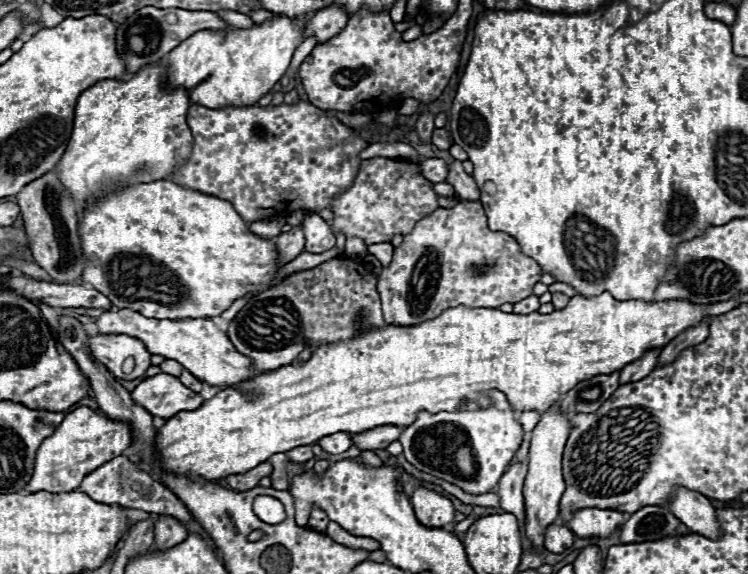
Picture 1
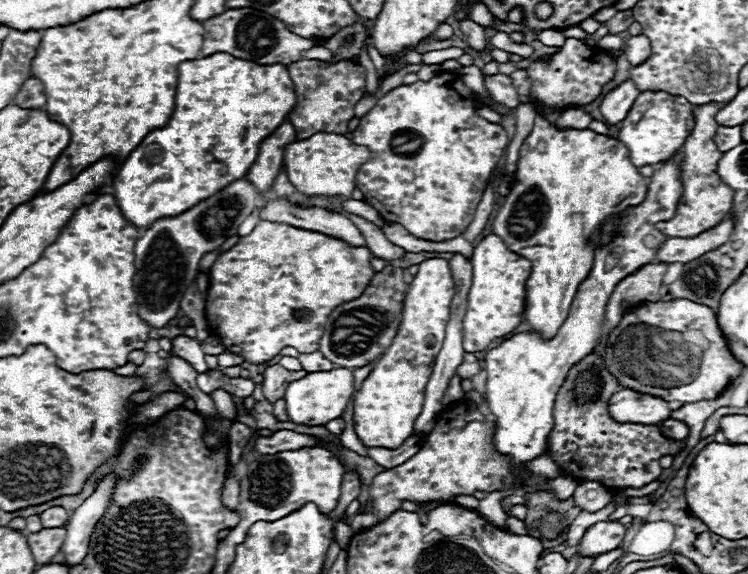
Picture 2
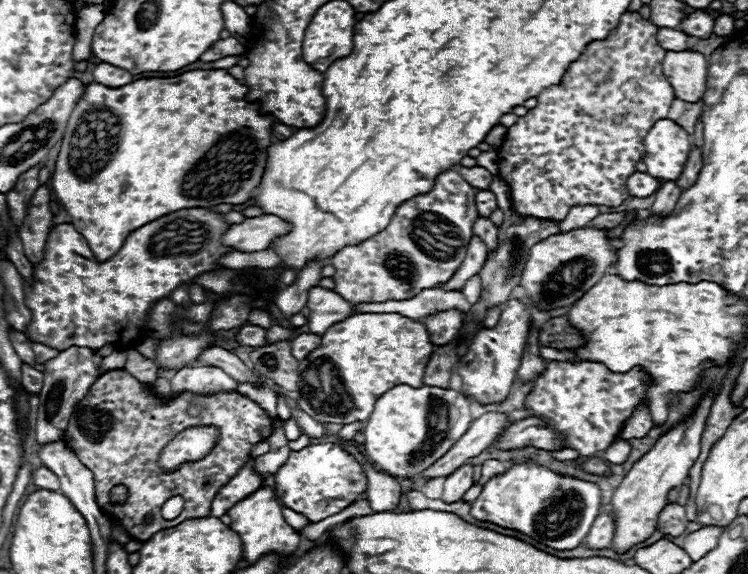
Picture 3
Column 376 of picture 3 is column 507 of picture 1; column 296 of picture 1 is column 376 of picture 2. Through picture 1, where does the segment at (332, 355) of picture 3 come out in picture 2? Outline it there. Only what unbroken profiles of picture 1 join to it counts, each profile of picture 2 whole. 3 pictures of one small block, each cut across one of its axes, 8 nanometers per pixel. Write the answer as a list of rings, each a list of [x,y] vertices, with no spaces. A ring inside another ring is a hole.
[[[440,258],[426,260],[408,284],[402,306],[402,322],[390,348],[376,360],[372,372],[354,394],[354,430],[364,446],[396,448],[414,432],[414,422],[422,412],[424,388],[432,374],[432,364],[442,348],[454,282],[450,264]]]

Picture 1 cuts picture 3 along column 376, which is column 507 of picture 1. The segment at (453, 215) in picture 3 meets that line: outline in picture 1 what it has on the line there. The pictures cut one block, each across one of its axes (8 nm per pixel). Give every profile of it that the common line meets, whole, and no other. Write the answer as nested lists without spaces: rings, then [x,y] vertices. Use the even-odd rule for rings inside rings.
[[[460,200],[452,208],[438,208],[430,216],[418,220],[402,244],[394,250],[390,266],[384,266],[378,278],[382,296],[384,320],[388,324],[416,324],[440,314],[448,306],[492,306],[500,308],[506,302],[520,302],[532,294],[532,288],[542,278],[542,268],[536,260],[522,254],[520,244],[506,232],[494,232],[486,224],[484,208],[478,200]]]

